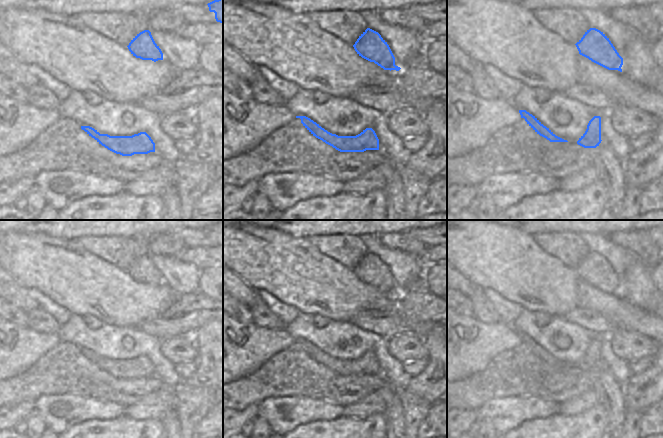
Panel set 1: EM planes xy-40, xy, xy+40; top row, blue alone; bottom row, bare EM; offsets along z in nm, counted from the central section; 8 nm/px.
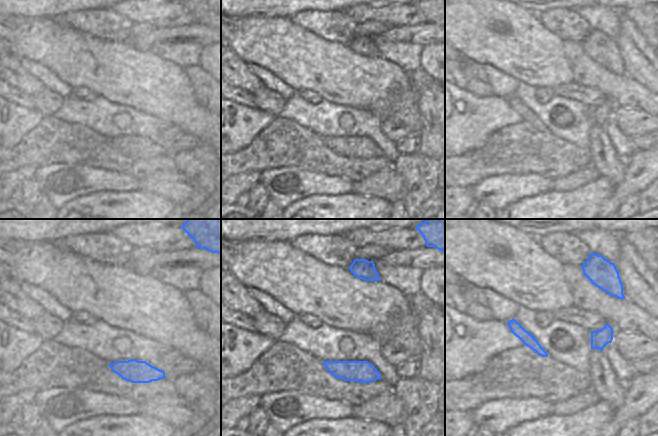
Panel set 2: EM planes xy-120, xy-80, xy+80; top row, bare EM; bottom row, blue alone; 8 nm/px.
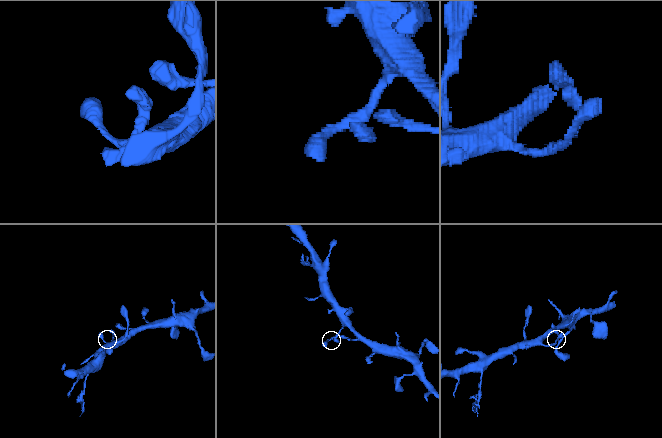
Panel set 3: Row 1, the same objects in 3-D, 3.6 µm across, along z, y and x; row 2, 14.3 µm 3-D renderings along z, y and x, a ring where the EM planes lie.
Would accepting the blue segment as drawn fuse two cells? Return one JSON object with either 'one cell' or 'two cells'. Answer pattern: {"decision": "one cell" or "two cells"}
{"decision": "one cell"}

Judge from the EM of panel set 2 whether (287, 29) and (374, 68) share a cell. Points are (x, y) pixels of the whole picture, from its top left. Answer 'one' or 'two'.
one

